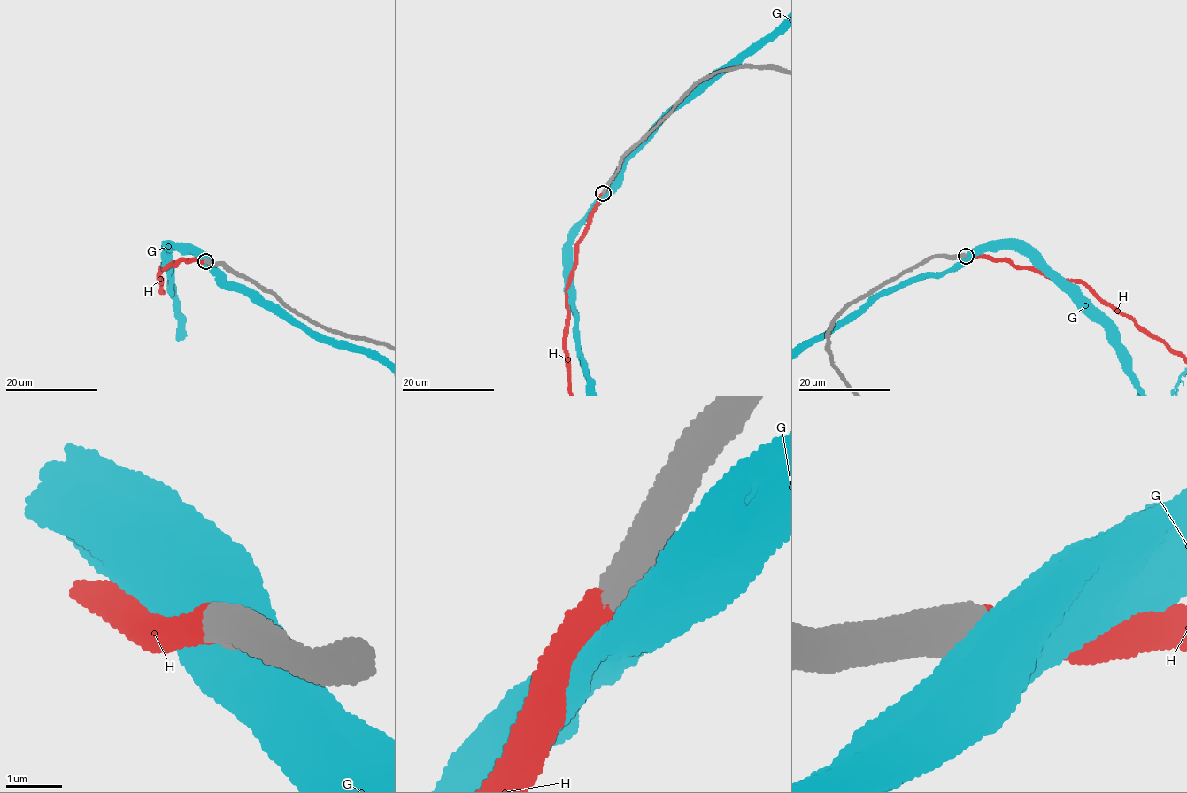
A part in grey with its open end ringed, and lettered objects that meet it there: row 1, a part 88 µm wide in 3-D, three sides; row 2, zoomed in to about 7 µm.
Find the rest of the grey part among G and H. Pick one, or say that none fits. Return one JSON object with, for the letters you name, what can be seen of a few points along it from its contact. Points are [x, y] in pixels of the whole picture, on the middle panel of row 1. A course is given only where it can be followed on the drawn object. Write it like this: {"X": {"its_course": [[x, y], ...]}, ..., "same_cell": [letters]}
{"same_cell": ["H"]}

